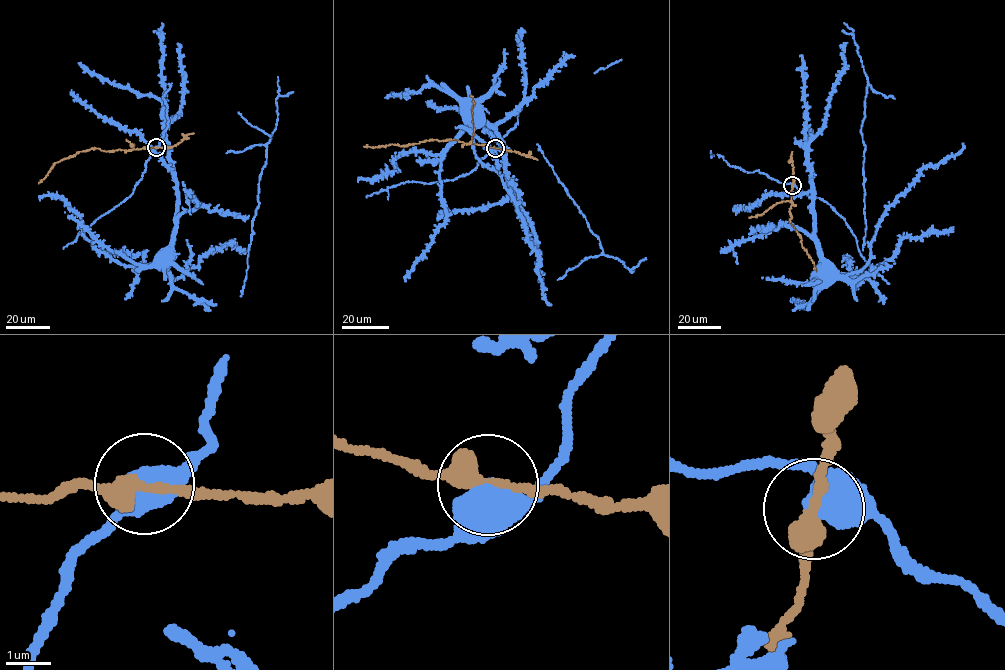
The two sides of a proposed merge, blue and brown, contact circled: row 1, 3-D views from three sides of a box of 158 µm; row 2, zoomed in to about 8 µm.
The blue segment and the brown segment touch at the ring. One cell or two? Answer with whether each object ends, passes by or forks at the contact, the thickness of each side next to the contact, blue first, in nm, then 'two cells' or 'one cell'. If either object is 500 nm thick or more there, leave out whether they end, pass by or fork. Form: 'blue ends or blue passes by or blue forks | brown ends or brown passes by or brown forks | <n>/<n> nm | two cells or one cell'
500/360 nm | two cells

